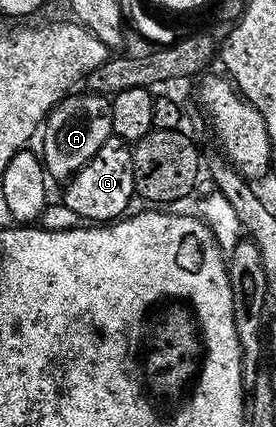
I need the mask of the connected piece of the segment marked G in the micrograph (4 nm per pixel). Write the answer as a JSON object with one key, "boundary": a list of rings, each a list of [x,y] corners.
{"boundary":[[[113,136],[93,159],[76,173],[76,177],[67,183],[68,191],[62,198],[63,205],[78,212],[78,216],[88,224],[111,224],[123,219],[133,209],[132,198],[137,197],[132,151],[133,147],[129,143]]]}

